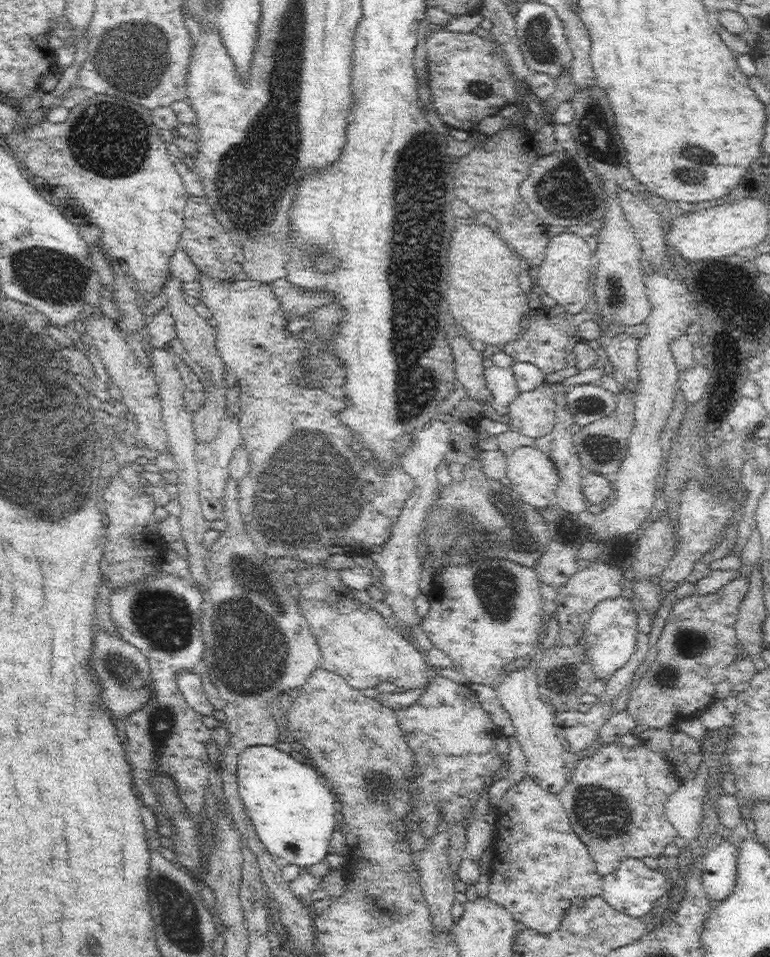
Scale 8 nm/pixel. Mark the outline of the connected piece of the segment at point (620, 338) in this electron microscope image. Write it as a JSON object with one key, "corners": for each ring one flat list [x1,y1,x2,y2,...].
{"corners":[[618,332,611,338,610,344,601,352,602,358,613,363,613,376,620,383,634,382,634,389,638,387,639,376,638,356,639,339,626,332]]}

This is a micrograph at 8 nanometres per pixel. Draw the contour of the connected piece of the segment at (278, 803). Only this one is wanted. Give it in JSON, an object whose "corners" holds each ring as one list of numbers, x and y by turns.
{"corners":[[268,744,244,748,237,758,240,796,262,846,288,863,304,868,322,862,339,822,336,796,324,788,322,776]]}

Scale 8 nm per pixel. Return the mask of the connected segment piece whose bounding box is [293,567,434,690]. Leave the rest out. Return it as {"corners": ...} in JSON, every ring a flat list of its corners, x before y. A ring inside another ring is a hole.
{"corners":[[315,569,310,570,301,570,296,572,293,575,293,581,295,581,299,588,302,590,302,594,300,594,300,606,305,616,305,621,309,624,310,632,312,636,316,637,316,640,319,642,319,647,321,648,321,662,320,666,330,672,335,672,339,674,345,680,350,680,350,684,354,686,356,684,356,688,360,688,360,690,364,690,364,688,371,688,376,686,376,684,381,681,387,681,392,683,396,687,404,687,406,690,411,688,426,688,428,684,432,682,432,675,434,671,429,668,426,659,424,658,423,651,419,651,416,649,412,643,406,641,406,636,404,633,400,632,400,630,393,628,392,625,389,625,387,621,378,613,373,607,370,605,360,605,354,598,354,594,352,593,352,589,349,589,346,585,340,583,338,581,338,575,336,575,336,569]]}

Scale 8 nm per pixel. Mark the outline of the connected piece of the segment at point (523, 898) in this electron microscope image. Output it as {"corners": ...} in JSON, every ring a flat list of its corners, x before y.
{"corners":[[526,773,518,784,510,786,504,792,495,807,495,813,493,847,488,848,490,852,488,893,490,899,512,913,515,921,540,932,550,932,560,925,573,897,588,900,603,895,603,877,597,871,590,851,570,826,566,811,557,795,542,790]]}

